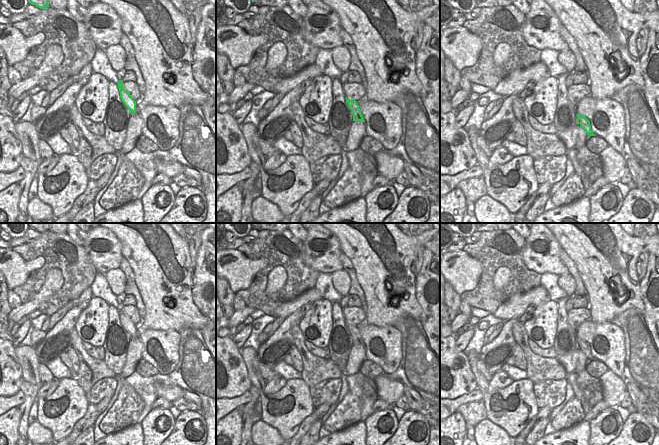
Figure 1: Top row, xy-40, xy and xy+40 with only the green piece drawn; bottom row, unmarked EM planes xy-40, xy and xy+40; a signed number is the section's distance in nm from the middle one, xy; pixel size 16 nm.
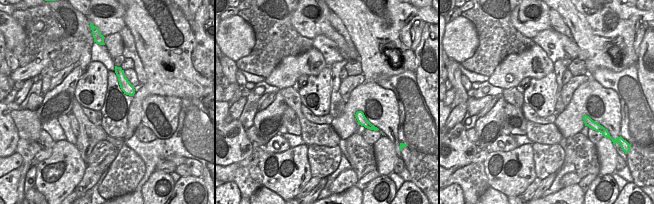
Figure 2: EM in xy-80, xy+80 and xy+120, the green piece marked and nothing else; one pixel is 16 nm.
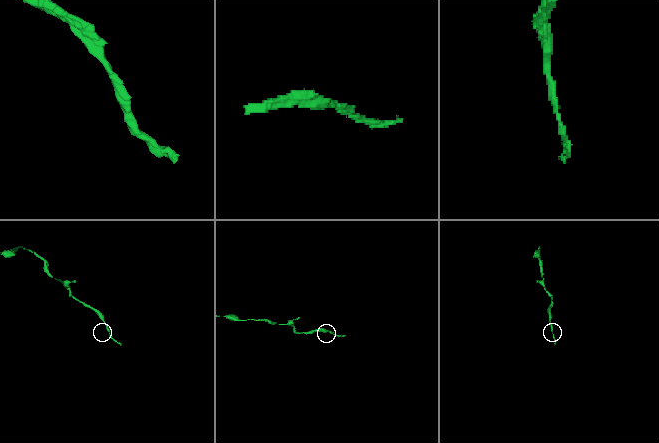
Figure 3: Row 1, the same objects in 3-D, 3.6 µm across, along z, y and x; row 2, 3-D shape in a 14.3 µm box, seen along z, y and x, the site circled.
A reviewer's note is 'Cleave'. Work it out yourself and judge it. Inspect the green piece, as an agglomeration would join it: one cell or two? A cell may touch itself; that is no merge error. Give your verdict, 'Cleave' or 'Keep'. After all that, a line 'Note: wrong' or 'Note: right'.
Keep.
Note: wrong

